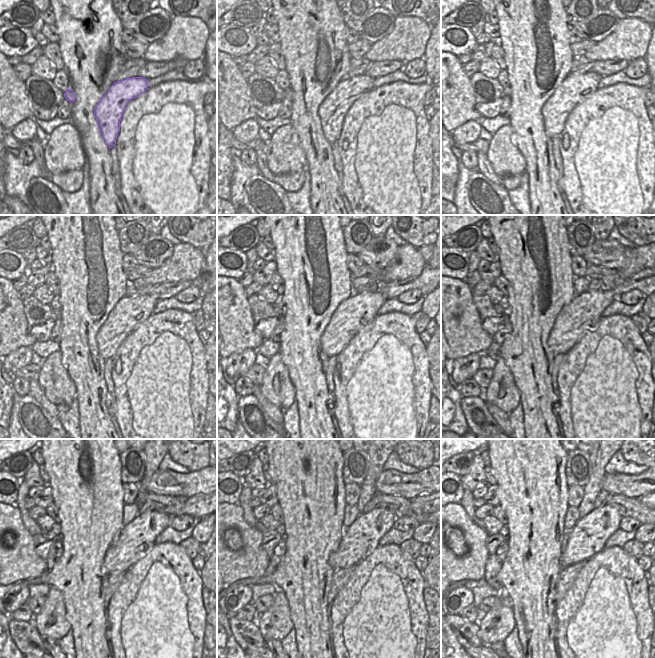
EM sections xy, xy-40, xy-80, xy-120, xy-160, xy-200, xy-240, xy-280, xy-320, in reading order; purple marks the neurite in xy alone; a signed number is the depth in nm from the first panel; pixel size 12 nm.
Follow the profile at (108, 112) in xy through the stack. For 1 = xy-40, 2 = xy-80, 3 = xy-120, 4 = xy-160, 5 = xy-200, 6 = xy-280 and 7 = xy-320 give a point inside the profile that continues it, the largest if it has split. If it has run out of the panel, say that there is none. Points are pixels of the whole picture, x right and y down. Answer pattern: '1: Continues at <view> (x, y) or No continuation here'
1: Continues at xy-40 (332, 111)
2: Continues at xy-80 (576, 87)
3: Continues at xy-120 (130, 311)
4: Continues at xy-160 (353, 315)
5: Continues at xy-200 (576, 319)
6: Continues at xy-280 (361, 539)
7: Continues at xy-320 (588, 537)

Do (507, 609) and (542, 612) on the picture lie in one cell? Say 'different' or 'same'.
different

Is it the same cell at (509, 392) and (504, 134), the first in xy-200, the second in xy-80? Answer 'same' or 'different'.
same

